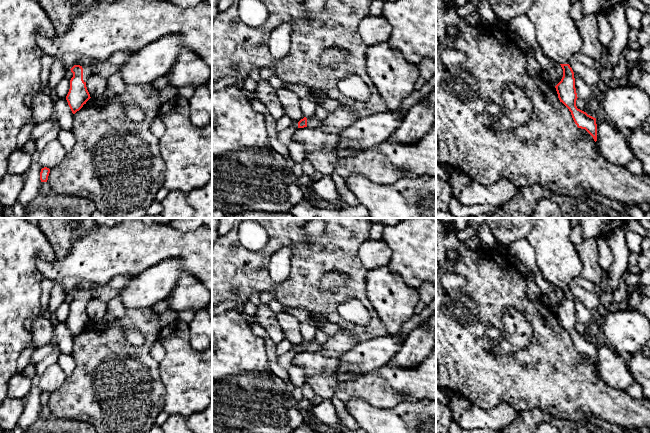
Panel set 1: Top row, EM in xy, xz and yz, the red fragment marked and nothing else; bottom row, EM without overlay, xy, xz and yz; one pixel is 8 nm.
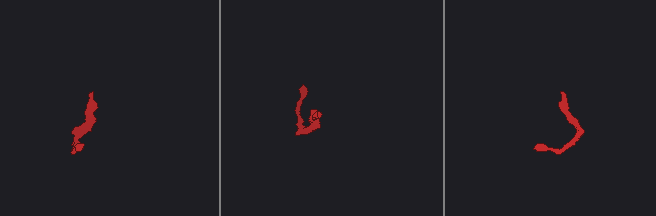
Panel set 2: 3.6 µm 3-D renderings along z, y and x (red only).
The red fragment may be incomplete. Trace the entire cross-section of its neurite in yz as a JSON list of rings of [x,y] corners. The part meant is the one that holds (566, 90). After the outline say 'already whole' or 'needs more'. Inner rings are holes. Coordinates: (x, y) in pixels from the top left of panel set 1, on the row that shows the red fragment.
[[[534,0],[526,15],[535,28],[536,39],[543,54],[559,63],[563,69],[563,77],[555,86],[560,102],[569,109],[577,127],[585,129],[596,142],[596,118],[576,106],[578,97],[569,61],[581,53],[583,41],[576,21],[570,16],[571,5],[572,0]]]; needs more

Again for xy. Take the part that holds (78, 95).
[[[71,0],[70,5],[71,10],[76,10],[78,14],[71,16],[69,29],[63,35],[56,32],[51,37],[36,32],[36,42],[43,53],[61,59],[66,69],[73,73],[66,96],[73,114],[91,98],[86,81],[92,75],[92,67],[77,64],[83,57],[100,63],[117,52],[135,53],[161,37],[179,34],[183,38],[184,46],[198,55],[212,72],[212,5],[204,0],[186,9],[176,6],[169,0],[115,0],[113,3]]]; needs more

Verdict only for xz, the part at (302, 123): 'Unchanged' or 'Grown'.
Grown

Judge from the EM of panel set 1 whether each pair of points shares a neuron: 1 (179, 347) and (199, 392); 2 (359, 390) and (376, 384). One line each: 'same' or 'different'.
1: same
2: same

